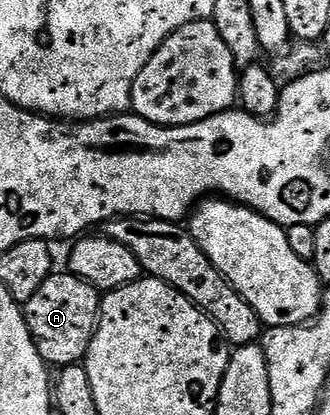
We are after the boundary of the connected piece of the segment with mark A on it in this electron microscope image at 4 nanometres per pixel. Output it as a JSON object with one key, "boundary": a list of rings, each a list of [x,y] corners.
{"boundary":[[[70,272],[59,273],[51,273],[45,280],[45,284],[41,284],[41,288],[37,288],[37,292],[33,292],[33,296],[25,303],[27,326],[31,329],[31,335],[35,337],[39,355],[43,357],[44,362],[55,368],[74,366],[86,359],[101,313],[101,294],[95,283],[86,282],[79,275]]]}

